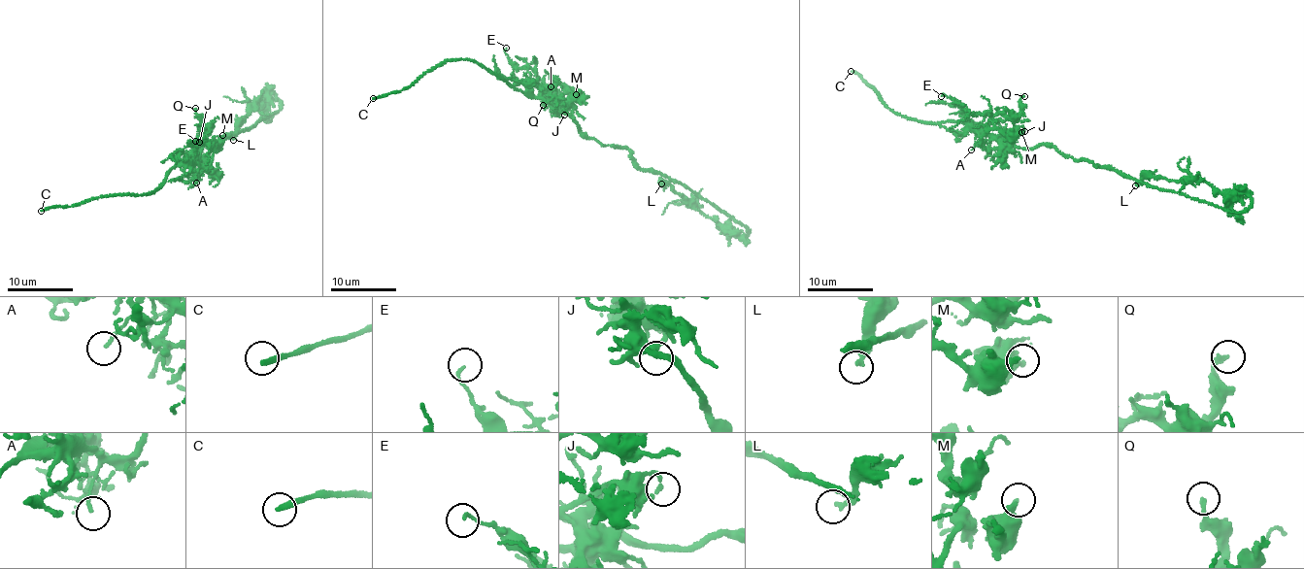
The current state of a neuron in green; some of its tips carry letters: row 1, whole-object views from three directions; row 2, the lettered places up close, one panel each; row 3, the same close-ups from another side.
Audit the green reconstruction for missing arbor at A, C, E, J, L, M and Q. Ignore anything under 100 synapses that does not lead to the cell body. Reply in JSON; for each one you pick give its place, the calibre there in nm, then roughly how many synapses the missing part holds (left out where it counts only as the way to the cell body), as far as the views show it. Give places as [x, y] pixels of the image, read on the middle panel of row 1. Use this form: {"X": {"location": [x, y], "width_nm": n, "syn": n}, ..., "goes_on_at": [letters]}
{"C": {"location": [373, 98], "width_nm": 240}, "goes_on_at": ["C"]}

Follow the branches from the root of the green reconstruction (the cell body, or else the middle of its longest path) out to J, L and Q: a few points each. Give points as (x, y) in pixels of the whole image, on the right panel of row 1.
J: (1081, 160), (1045, 146), (1019, 149), (1004, 134), (1020, 126), (1024, 131)
L: (1081, 160), (1231, 212), (1244, 211), (1251, 201), (1244, 193), (1217, 191), (1198, 180), (1150, 176), (1135, 185)
Q: (1081, 160), (1056, 148), (1019, 149), (1013, 143), (998, 122), (1013, 118), (1024, 96)

